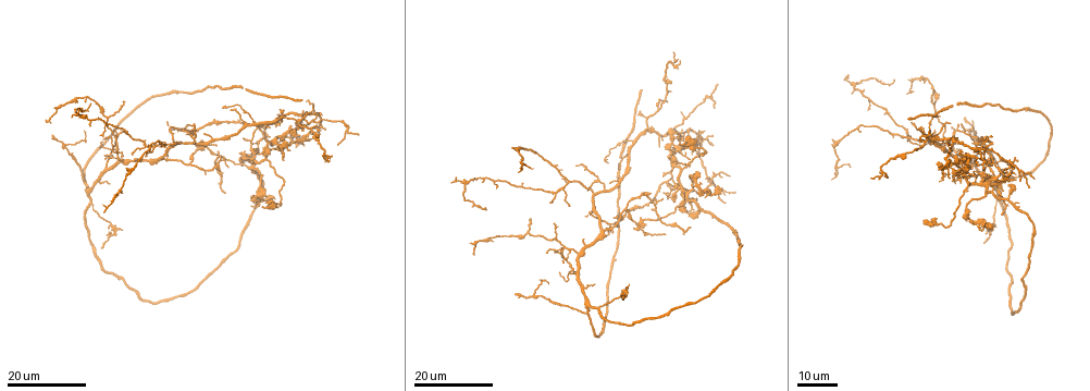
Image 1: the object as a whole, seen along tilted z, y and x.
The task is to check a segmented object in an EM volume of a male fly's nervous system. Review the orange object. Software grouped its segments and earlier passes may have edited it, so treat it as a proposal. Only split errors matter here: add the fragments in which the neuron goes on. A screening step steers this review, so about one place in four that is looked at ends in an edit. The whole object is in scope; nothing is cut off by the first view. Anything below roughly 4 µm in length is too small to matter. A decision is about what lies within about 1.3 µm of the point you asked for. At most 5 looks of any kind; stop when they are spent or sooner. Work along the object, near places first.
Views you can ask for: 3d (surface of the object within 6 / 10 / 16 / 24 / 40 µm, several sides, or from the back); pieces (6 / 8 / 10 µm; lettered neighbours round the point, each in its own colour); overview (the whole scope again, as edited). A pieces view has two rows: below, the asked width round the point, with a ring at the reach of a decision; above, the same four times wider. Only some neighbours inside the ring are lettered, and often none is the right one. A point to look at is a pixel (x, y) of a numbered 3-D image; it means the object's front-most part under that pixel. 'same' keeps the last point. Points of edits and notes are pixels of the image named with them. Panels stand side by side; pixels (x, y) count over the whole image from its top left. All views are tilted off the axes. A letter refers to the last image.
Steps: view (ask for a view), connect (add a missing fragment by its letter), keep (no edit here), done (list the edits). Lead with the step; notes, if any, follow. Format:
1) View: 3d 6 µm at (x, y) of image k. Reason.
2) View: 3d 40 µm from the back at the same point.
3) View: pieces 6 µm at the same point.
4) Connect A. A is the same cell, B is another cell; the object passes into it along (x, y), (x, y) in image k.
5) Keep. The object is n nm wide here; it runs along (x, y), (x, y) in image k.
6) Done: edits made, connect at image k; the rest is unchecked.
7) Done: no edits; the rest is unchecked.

View: 3d 24 µm at (282, 110) of image 1.

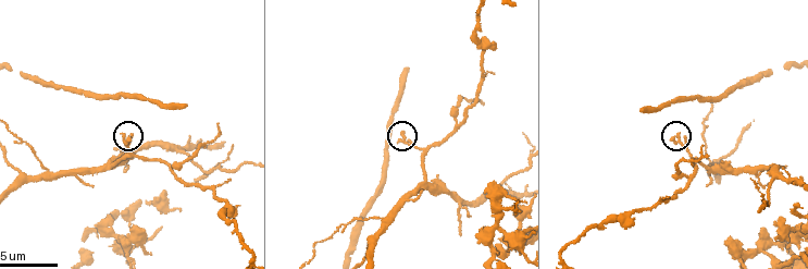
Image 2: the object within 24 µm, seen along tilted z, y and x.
View: pieces 6 µm at (129, 137) of image 2.

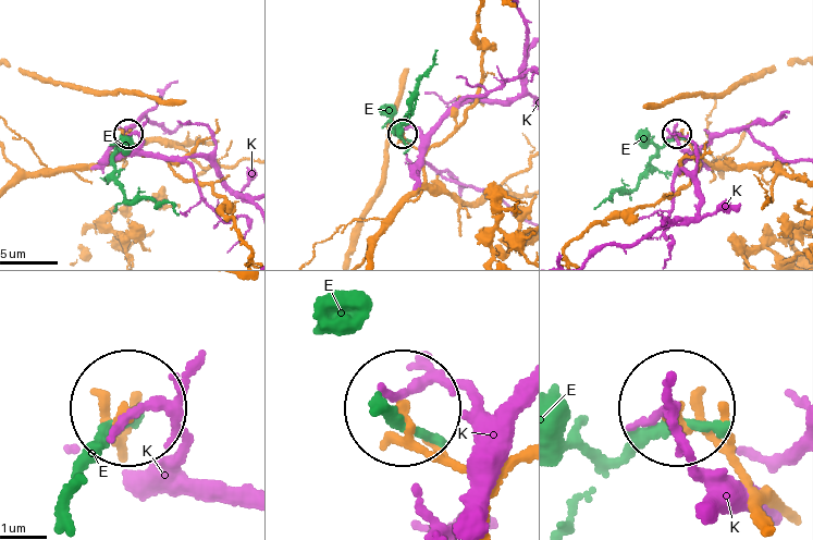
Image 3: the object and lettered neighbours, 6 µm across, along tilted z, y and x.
Keep. E and K are other cells; no lettered fragment goes on from it.

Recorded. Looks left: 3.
View: pieces 8 µm at (407, 71) of image 2. Long arm stops here.

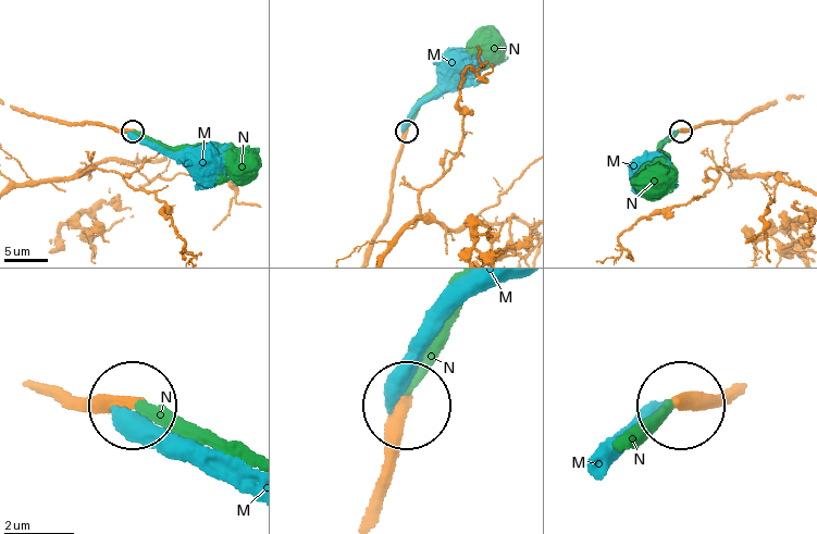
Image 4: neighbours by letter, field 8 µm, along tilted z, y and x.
Connect N. N is the same cell, M is another cell; it goes on there.

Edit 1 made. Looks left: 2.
View: 3d 16 µm at (964, 117) of image 1. An open end.

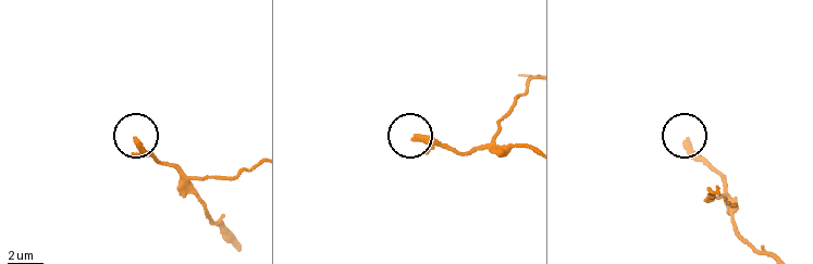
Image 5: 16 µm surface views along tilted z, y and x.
View: pieces 10 µm at (412, 137) of image 5.

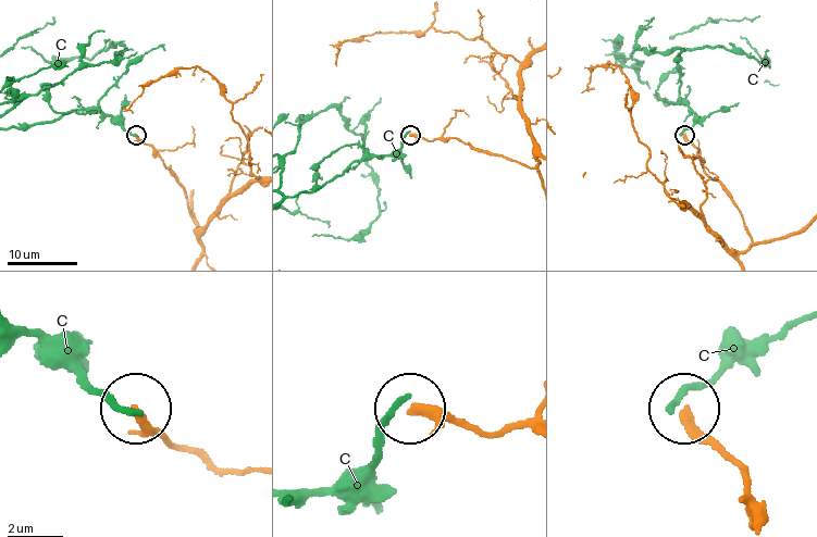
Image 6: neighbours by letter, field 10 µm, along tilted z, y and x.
Keep. The object is 310 nm wide here; C is another cell; it runs along (528, 166), (474, 150), (455, 137), (428, 140), (410, 135) in image 6; none of them fits.

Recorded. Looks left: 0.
Done: edits made, connect at image 4; the rest is unchecked.

